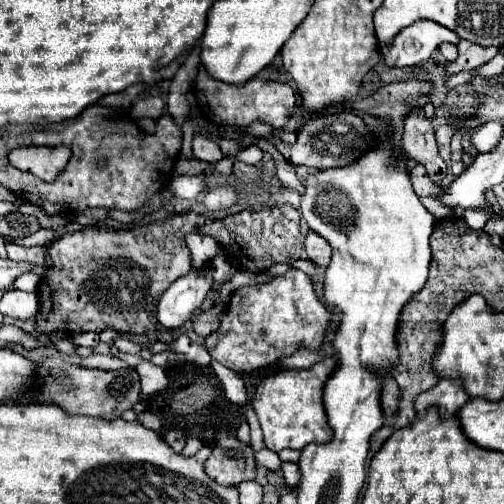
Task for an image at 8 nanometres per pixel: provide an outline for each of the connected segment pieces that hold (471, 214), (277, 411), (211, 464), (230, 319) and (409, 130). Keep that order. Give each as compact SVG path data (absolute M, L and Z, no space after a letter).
M484 206L480 209L467 209L465 210L465 214L463 214L463 218L465 218L465 222L473 228L473 230L481 230L485 224L487 224L487 218L490 216L490 208L488 206Z
M325 358L323 362L313 364L303 370L281 370L273 376L267 376L255 390L251 406L259 418L263 438L269 450L281 452L283 448L303 450L311 442L329 442L331 428L327 422L325 406L323 406L323 386L327 378L337 368L337 358Z
M218 429L211 456L205 462L205 474L221 486L237 486L243 480L253 480L257 462L251 446L241 444L233 434Z
M295 268L263 286L245 286L231 296L229 308L215 332L215 342L205 342L213 360L235 372L251 372L279 358L291 356L299 348L317 350L331 324L331 310L317 298L313 280Z
M415 108L407 116L401 138L401 150L409 160L415 160L427 168L431 182L441 184L447 176L447 166L437 152L431 120L425 116L423 108Z

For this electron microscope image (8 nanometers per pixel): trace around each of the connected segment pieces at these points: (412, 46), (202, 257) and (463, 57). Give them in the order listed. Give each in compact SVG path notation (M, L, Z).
M415 22L401 30L391 46L379 44L381 56L387 66L397 68L413 68L421 62L429 60L429 56L439 48L439 44L451 42L459 44L459 36L453 30L447 30L435 22Z
M189 234L187 246L191 250L191 266L193 268L207 268L215 256L219 256L219 246L211 236L203 234Z
M461 40L461 54L455 62L449 62L447 68L445 68L445 74L449 76L451 74L457 74L457 72L463 72L463 70L473 70L473 68L479 68L483 64L487 64L495 54L499 54L499 48L483 48L483 46L477 46L473 42L467 42L467 40Z

